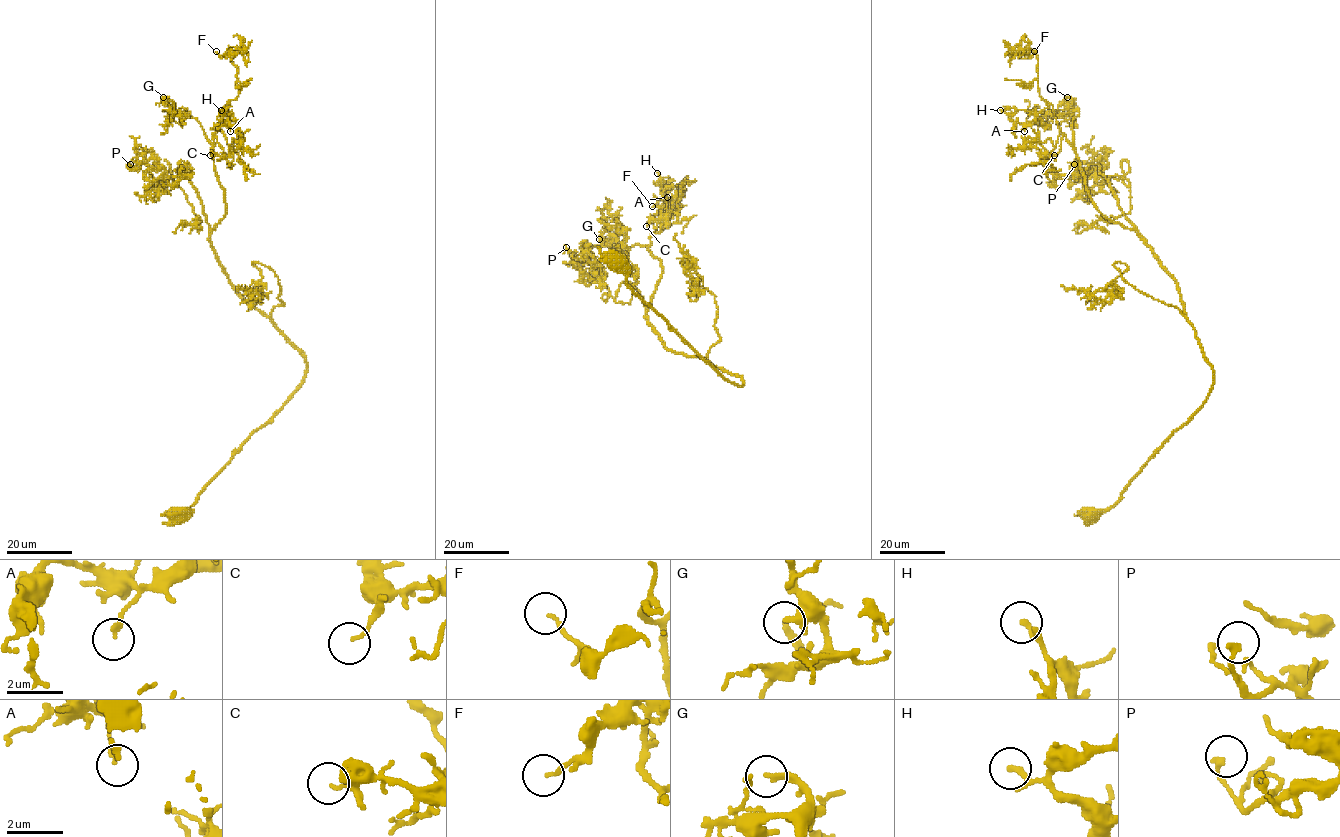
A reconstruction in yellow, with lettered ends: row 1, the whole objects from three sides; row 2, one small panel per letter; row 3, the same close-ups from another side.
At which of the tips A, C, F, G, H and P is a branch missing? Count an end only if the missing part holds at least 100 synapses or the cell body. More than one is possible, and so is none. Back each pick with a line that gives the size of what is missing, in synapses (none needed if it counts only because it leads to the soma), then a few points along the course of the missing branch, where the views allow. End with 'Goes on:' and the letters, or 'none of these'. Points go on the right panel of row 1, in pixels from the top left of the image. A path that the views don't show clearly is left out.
F: about 300 synapses
G: about 200 synapses; missing branch runs (1067, 97), (1054, 93), (1069, 87), (1068, 80), (1071, 76), (1068, 71)
Goes on: F, G

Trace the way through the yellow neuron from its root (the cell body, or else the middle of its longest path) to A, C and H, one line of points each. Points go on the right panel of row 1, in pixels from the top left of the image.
A: (1093, 513), (1202, 405), (1212, 366), (1173, 277), (1095, 206), (1053, 107), (1024, 131)
C: (1093, 513), (1107, 511), (1202, 405), (1213, 371), (1173, 277), (1135, 231), (1095, 206), (1064, 134), (1054, 155)
H: (1093, 513), (1107, 511), (1202, 405), (1212, 366), (1173, 277), (1135, 231), (1095, 206), (1053, 107), (1000, 110)

